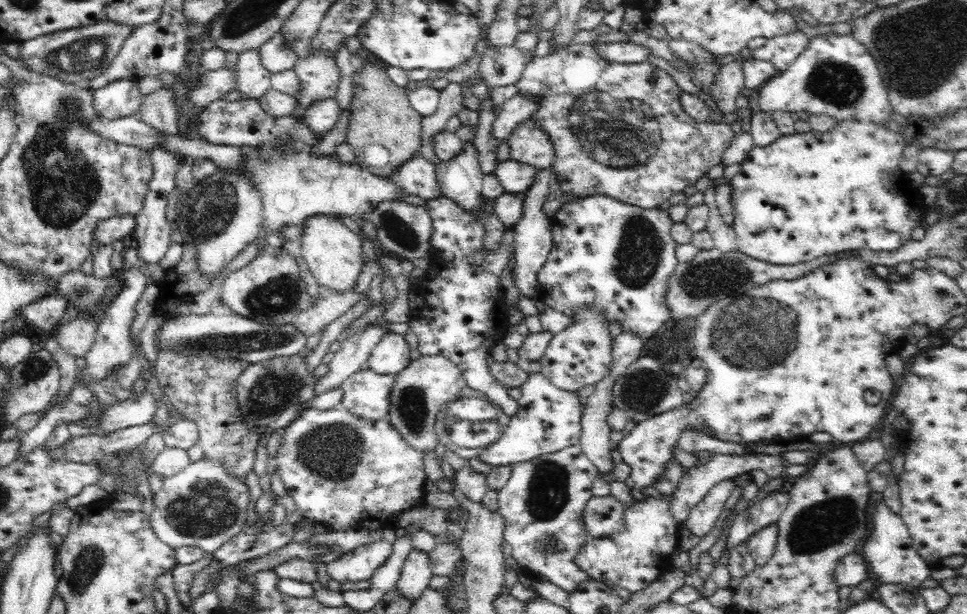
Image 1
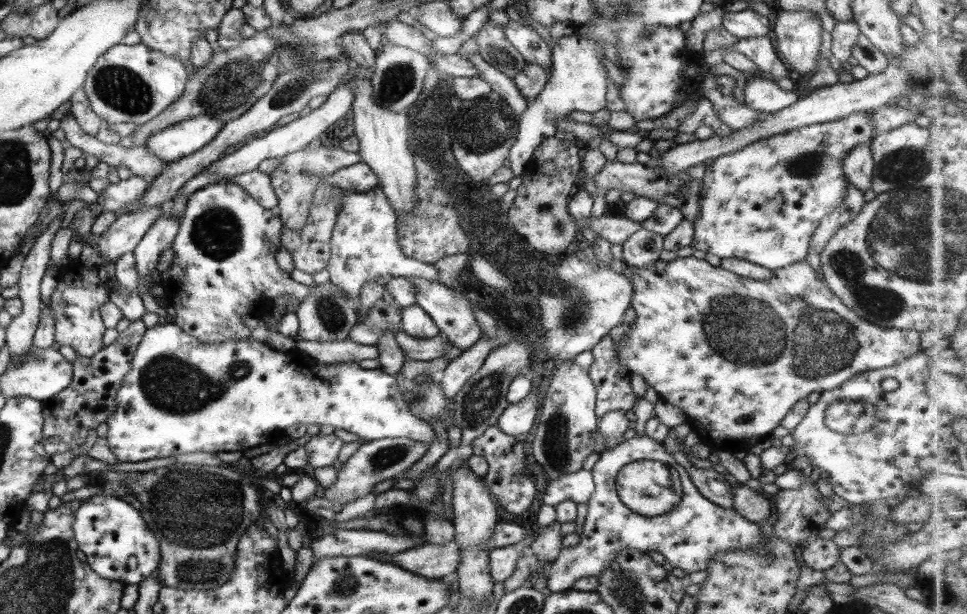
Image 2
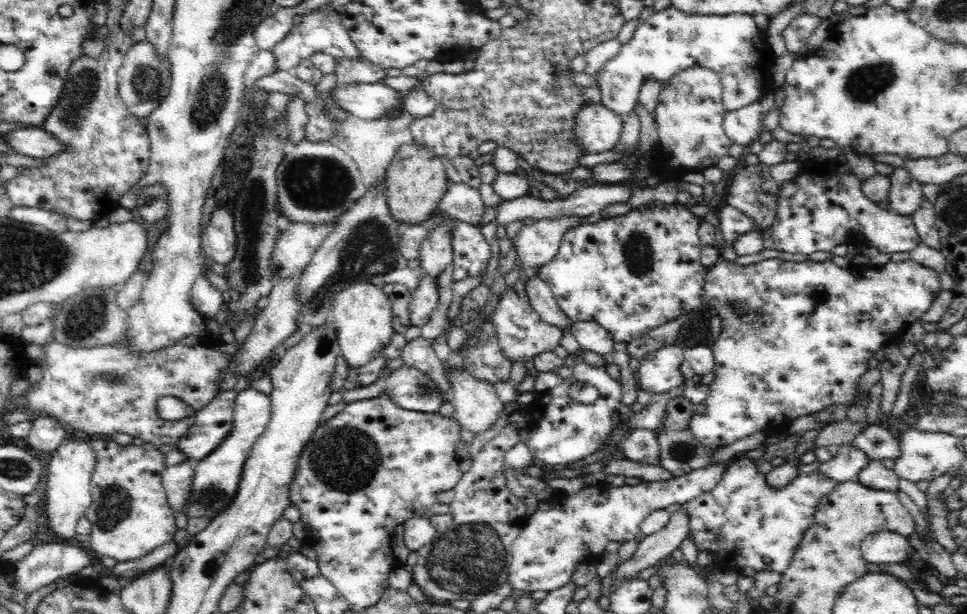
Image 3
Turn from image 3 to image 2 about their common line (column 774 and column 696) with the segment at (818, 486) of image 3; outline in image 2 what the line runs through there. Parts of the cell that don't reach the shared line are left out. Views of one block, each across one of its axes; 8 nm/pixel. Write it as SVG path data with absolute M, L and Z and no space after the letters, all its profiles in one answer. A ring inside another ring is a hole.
M633 435L629 440L623 439L619 444L603 449L590 471L594 489L586 502L587 512L581 533L578 534L579 542L571 548L561 549L545 572L544 587L551 593L566 591L577 578L596 578L610 563L612 556L623 548L631 548L644 555L649 552L659 553L672 568L680 568L685 575L703 571L708 560L717 552L753 550L761 554L761 558L773 558L773 551L765 551L762 545L762 532L757 524L749 522L731 507L721 508L703 498L691 484L684 468L675 463L663 444L648 436Z

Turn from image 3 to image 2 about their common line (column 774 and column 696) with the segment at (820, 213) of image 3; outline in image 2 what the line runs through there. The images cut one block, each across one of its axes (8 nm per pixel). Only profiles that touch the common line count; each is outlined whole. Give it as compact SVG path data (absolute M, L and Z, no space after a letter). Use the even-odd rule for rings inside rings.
M855 112L839 120L787 129L787 132L783 134L775 133L773 136L763 137L761 140L755 140L755 142L751 142L751 144L746 144L743 148L738 148L736 151L722 154L713 159L712 164L706 166L699 187L699 210L696 214L696 219L692 222L693 236L690 241L690 246L695 250L701 250L701 252L705 254L718 256L719 259L742 259L751 264L758 265L759 267L767 268L767 270L771 272L783 269L785 266L790 266L801 260L805 261L804 256L807 254L809 241L819 221L842 201L845 187L849 185L842 171L843 157L851 150L852 146L859 143L869 144L870 140L873 138L872 128L868 123L870 120L866 117L867 113L868 112Z

